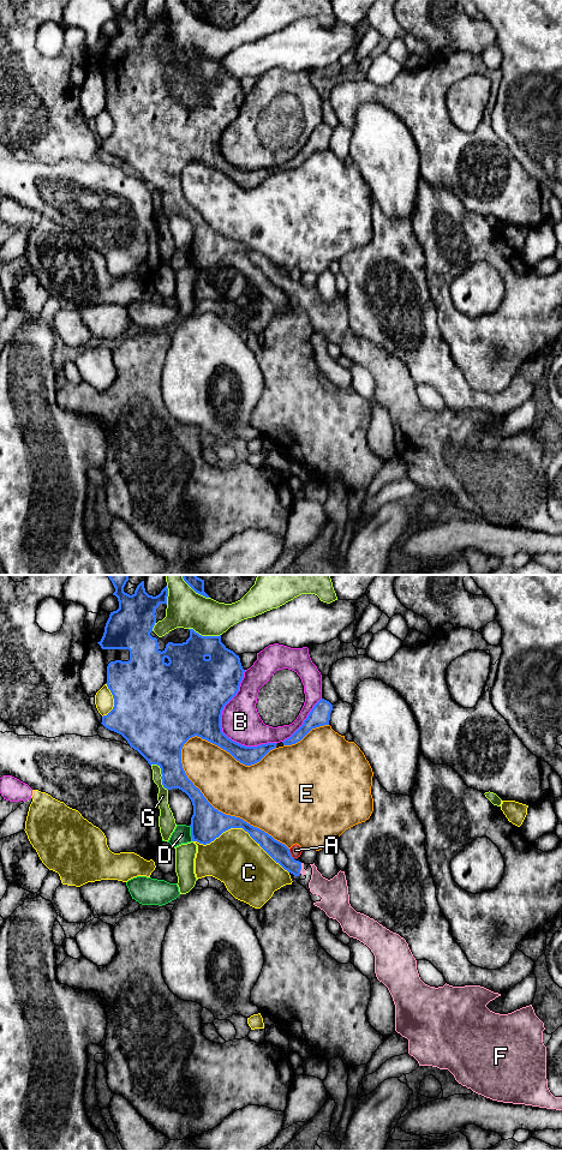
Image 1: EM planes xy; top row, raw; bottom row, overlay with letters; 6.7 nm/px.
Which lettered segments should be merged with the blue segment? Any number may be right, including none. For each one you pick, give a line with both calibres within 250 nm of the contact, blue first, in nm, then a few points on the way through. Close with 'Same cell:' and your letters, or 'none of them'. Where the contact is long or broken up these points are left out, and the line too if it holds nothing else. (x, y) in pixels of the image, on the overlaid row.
F: 120/40 nm | across xy (277, 851), (293, 867), (300, 868), (303, 870)
Same cell: F

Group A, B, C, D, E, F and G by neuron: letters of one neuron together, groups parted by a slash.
A / B / C / D / E / F / G

